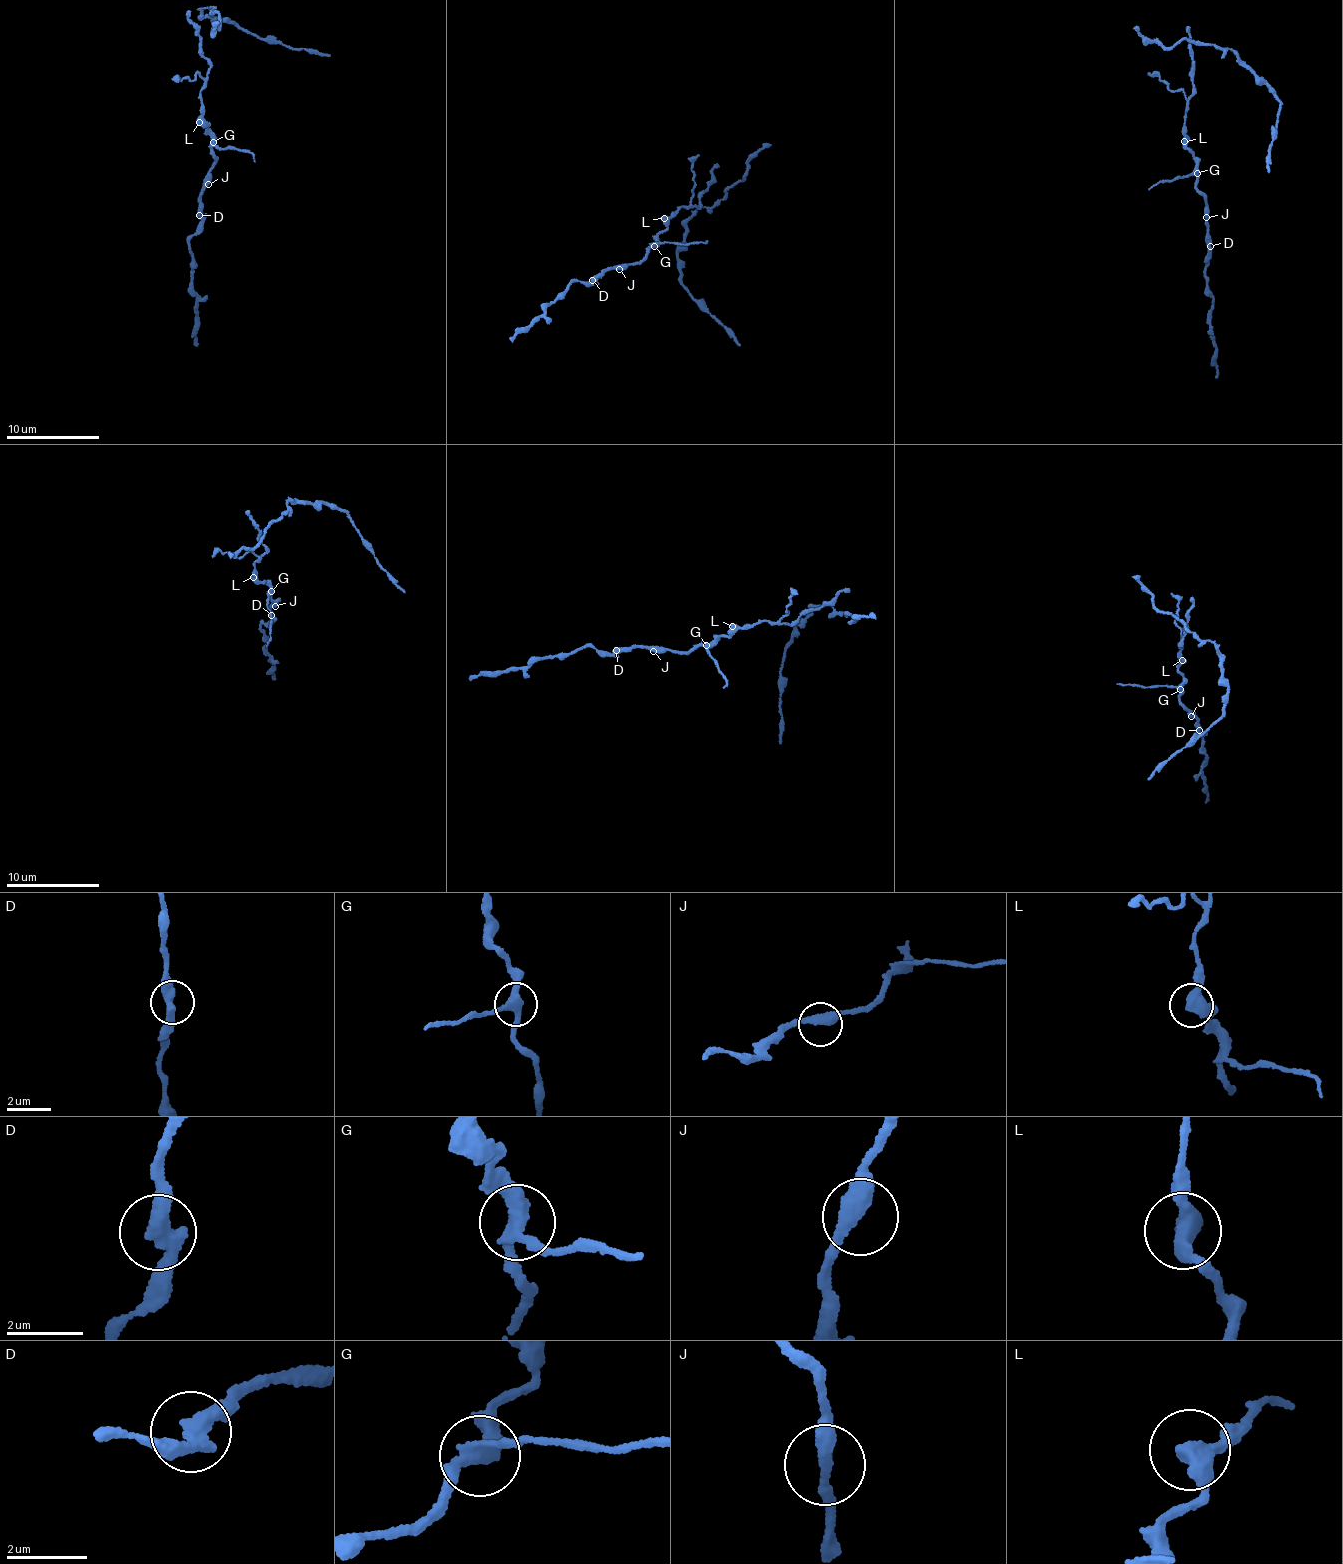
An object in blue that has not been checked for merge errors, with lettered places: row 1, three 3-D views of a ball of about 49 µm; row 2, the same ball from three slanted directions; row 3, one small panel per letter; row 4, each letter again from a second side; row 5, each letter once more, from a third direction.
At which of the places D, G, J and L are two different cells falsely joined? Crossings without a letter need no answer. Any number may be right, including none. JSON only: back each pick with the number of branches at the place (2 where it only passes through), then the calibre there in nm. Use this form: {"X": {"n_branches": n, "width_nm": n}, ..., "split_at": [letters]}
{"G": {"n_branches": 3, "width_nm": 360}, "split_at": ["G"]}

